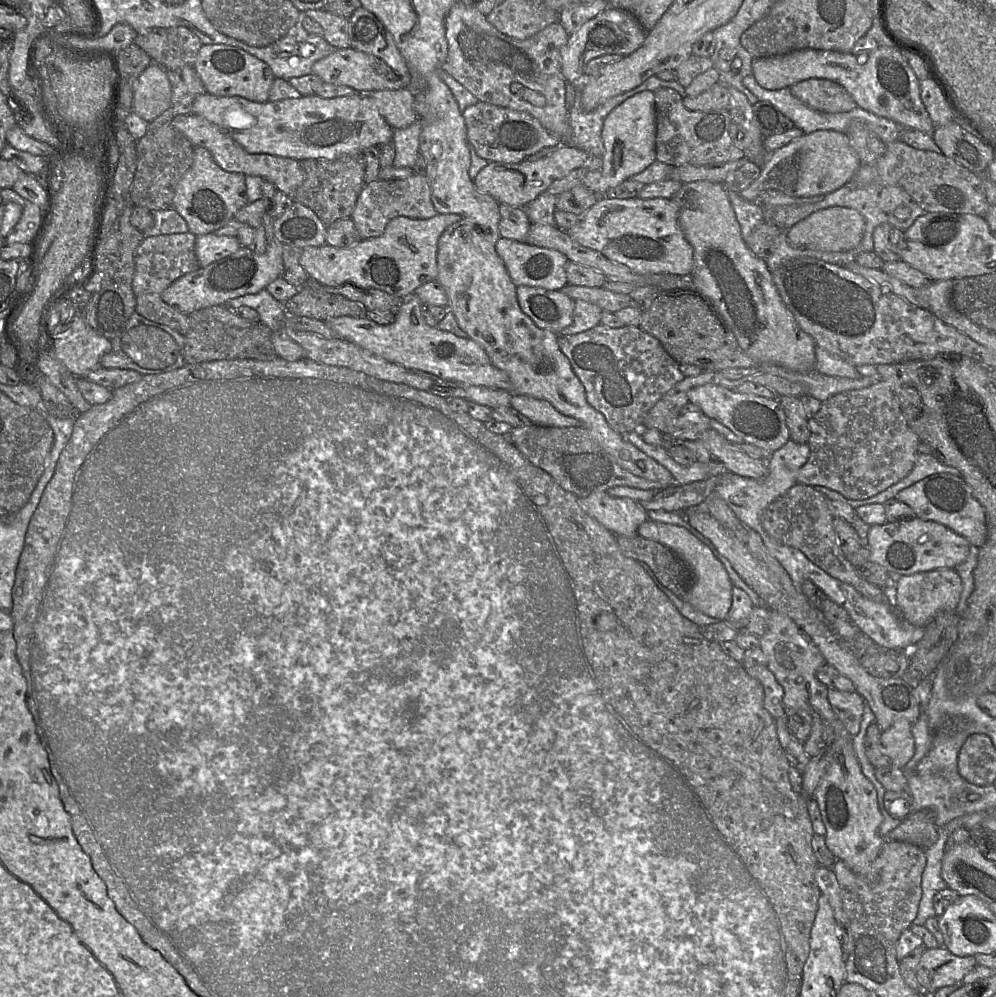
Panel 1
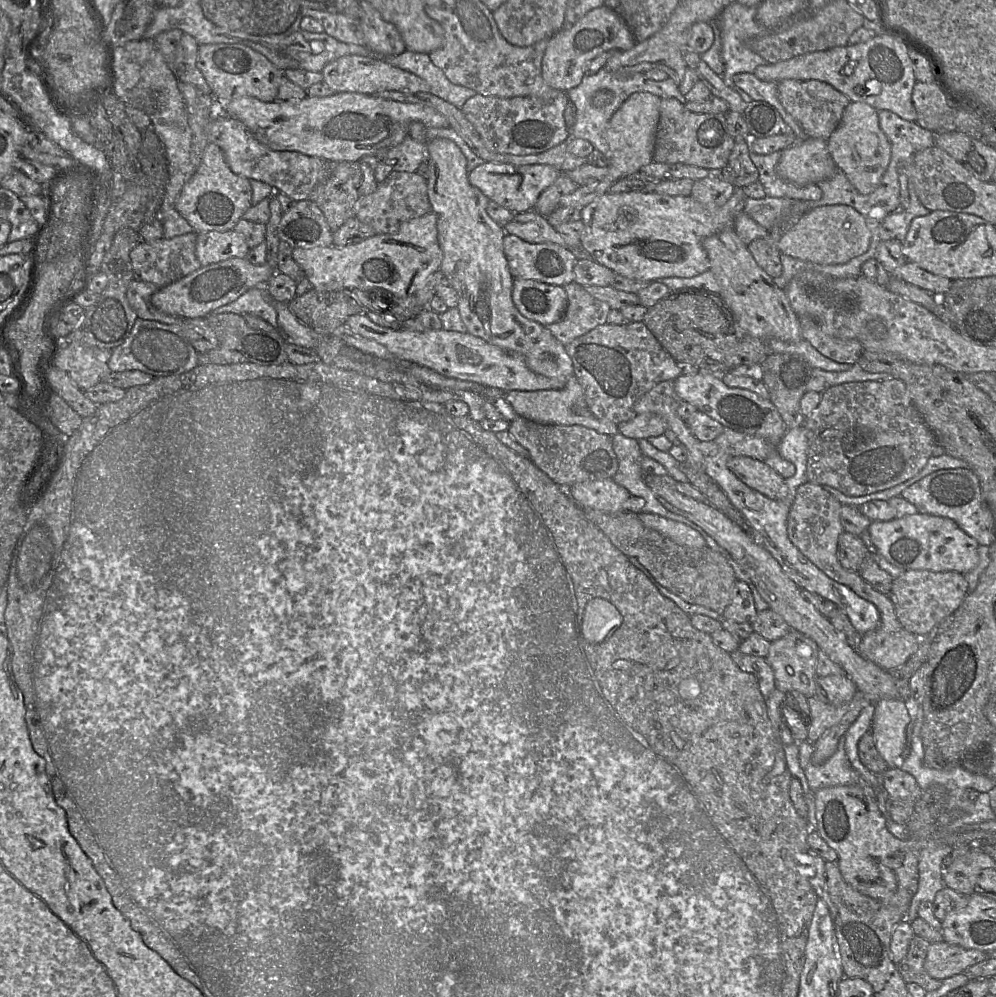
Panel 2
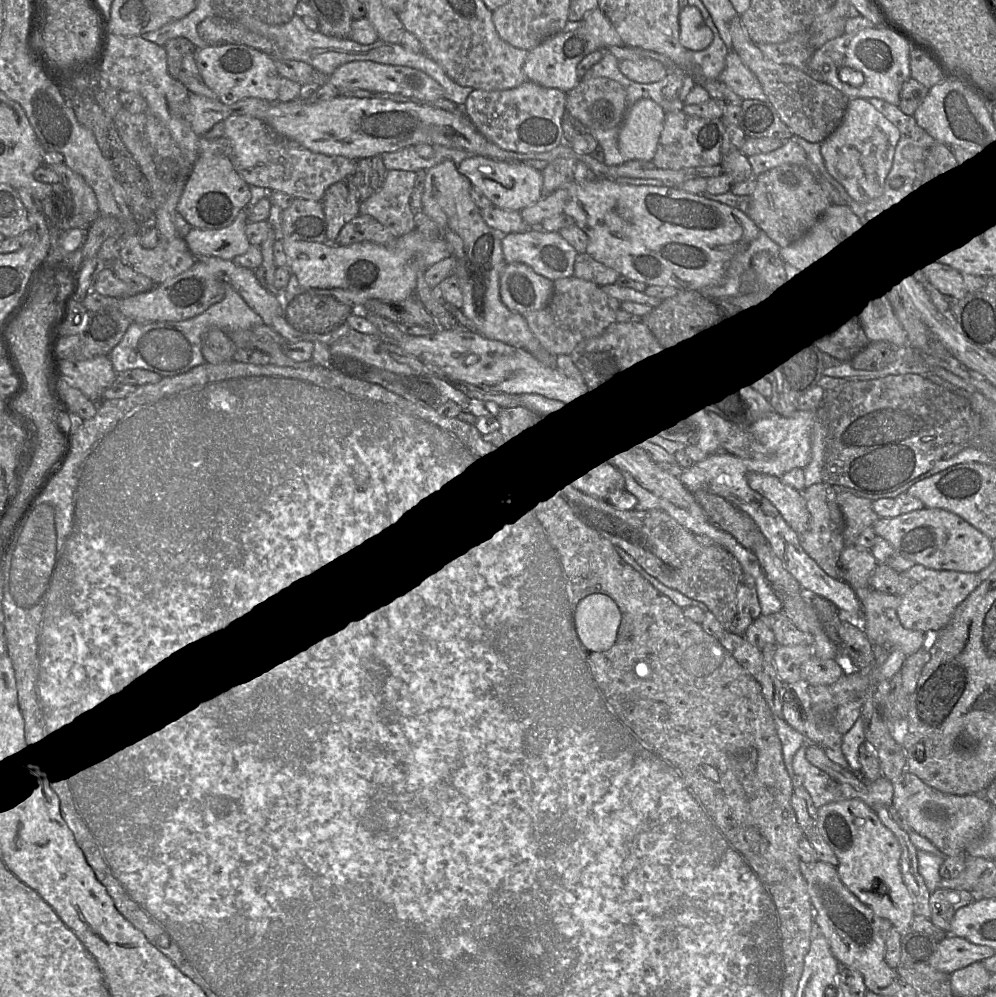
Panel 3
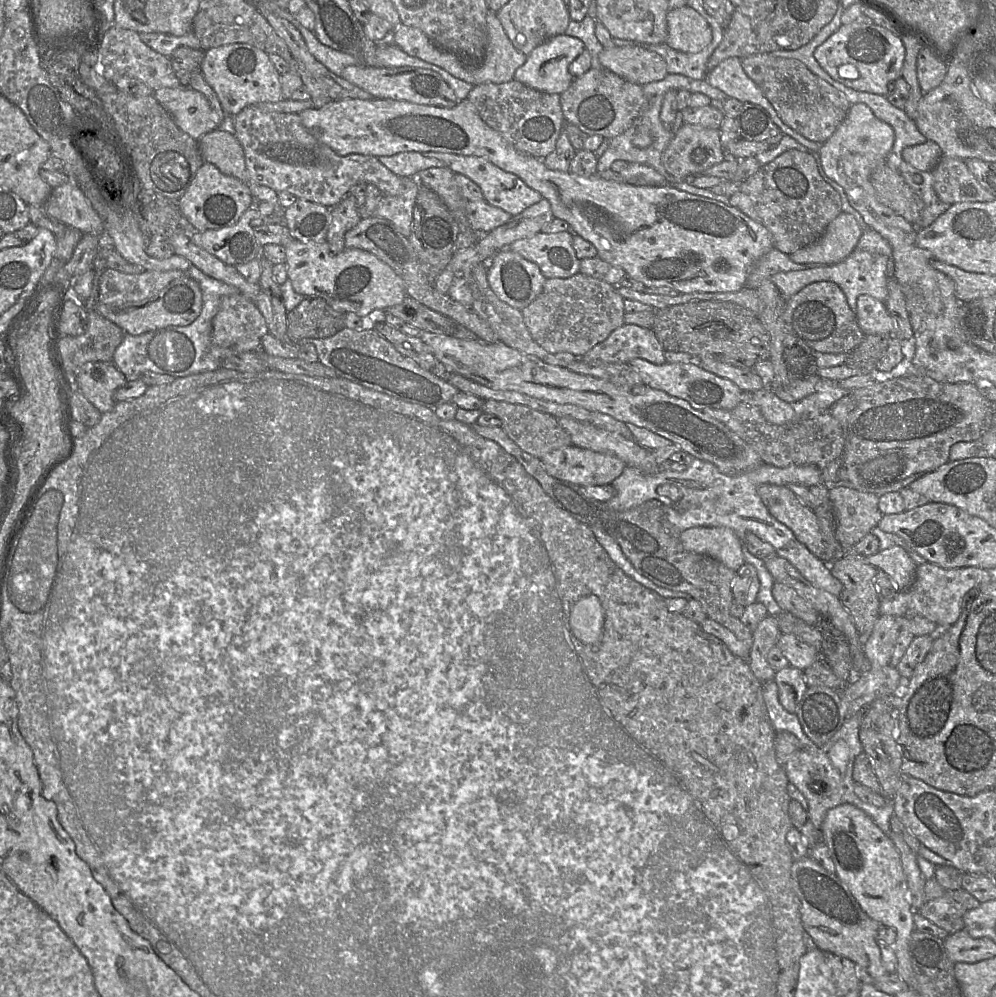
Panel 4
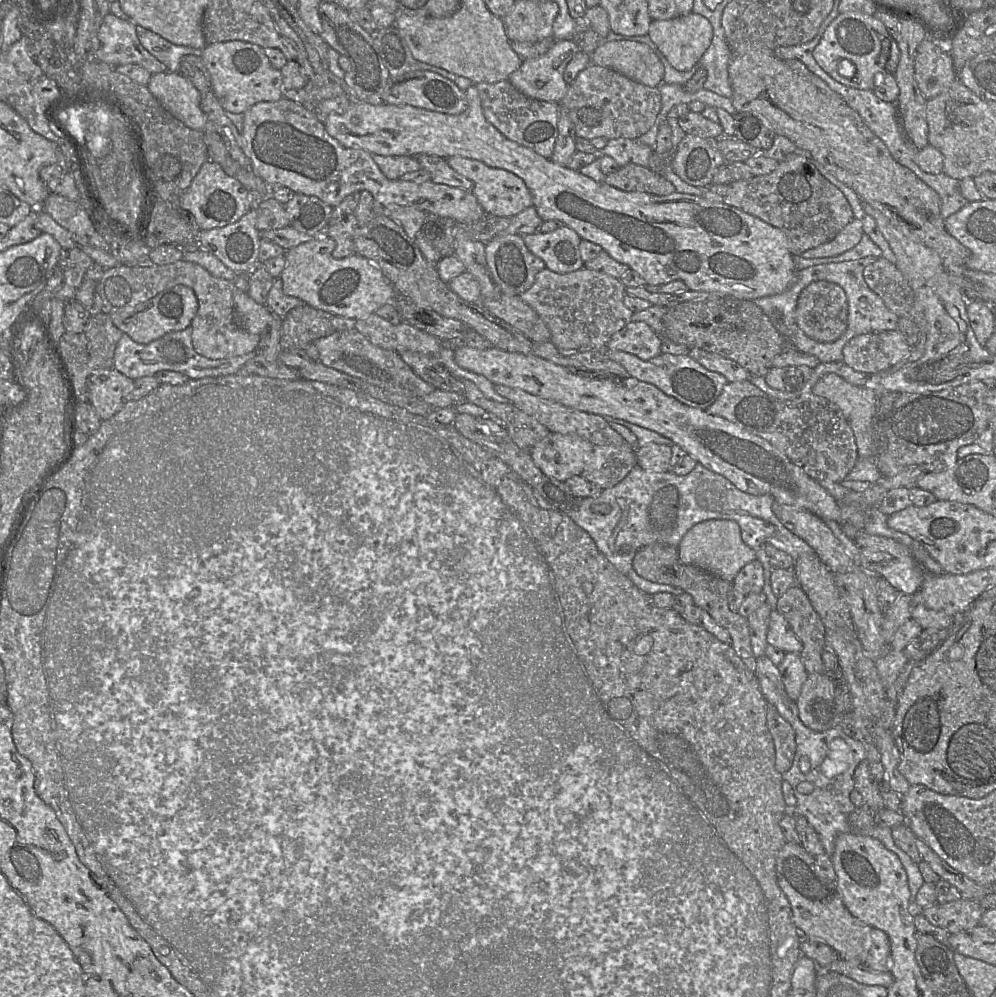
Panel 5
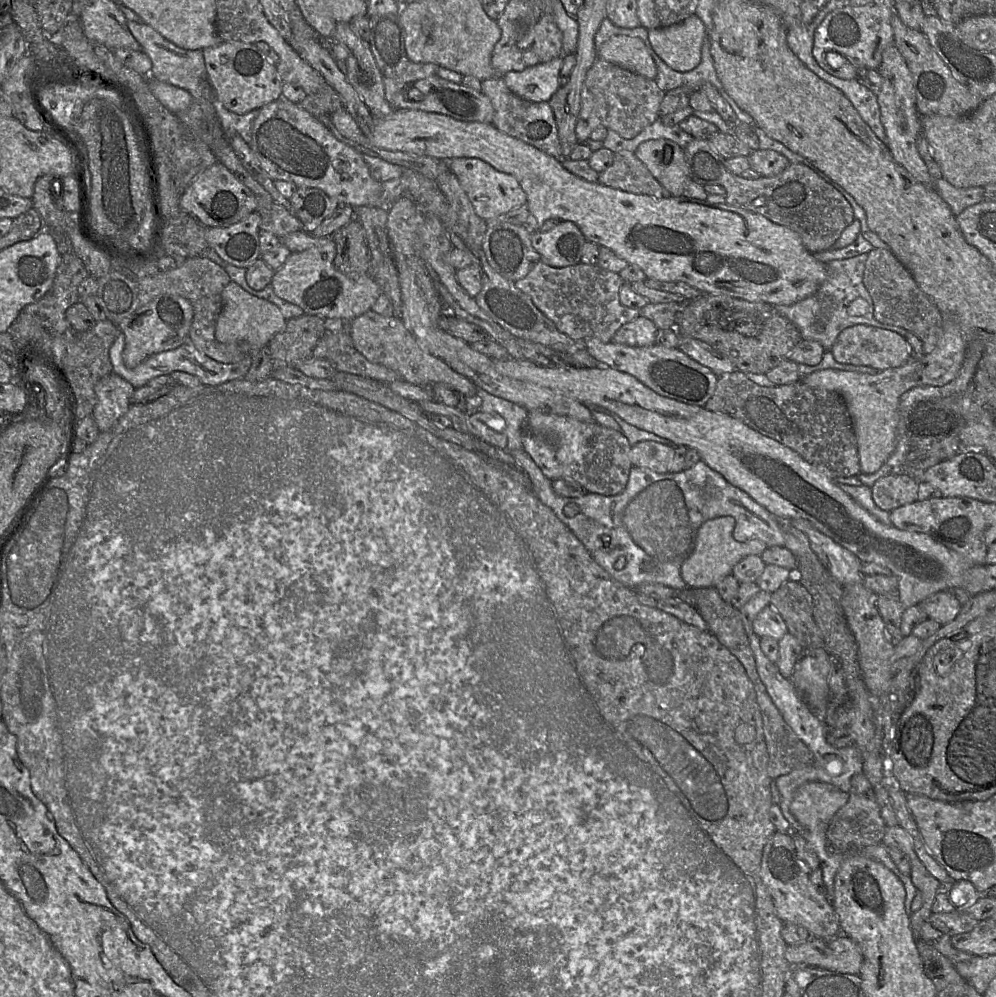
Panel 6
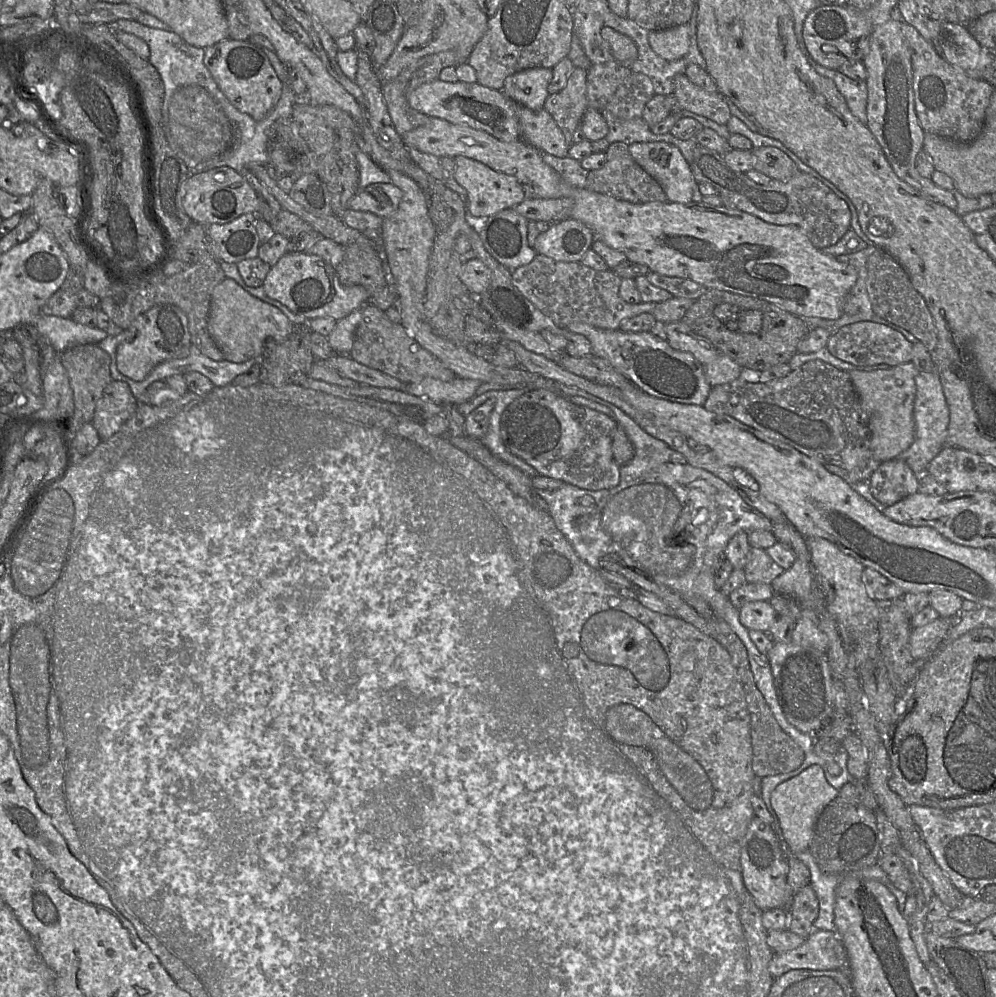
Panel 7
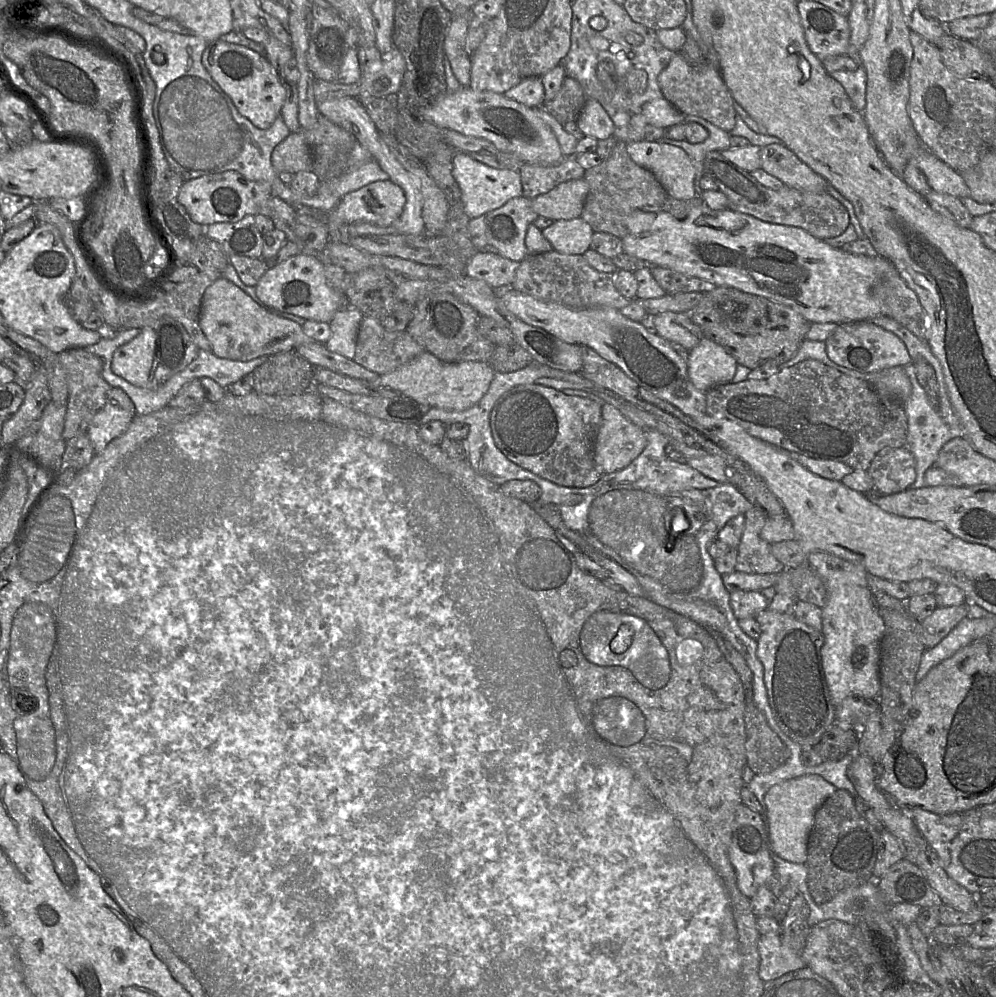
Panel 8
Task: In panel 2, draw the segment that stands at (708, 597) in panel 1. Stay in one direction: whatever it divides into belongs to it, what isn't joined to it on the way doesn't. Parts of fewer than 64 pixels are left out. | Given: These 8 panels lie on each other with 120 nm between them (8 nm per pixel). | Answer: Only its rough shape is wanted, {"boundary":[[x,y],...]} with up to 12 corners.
{"boundary":[[654,513],[638,516],[646,527],[678,544],[704,548],[699,531]]}

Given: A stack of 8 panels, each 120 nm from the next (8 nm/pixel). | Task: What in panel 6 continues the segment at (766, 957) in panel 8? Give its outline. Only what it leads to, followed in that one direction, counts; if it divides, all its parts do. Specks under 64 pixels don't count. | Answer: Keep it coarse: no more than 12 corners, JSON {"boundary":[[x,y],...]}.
{"boundary":[[840,934],[827,941],[819,968],[859,974],[863,955]]}

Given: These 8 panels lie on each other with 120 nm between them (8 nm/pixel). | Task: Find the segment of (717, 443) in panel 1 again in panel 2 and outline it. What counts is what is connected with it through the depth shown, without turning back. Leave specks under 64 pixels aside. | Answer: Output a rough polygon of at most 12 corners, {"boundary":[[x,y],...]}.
{"boundary":[[736,456],[727,466],[772,500],[788,494],[784,478],[764,461]]}

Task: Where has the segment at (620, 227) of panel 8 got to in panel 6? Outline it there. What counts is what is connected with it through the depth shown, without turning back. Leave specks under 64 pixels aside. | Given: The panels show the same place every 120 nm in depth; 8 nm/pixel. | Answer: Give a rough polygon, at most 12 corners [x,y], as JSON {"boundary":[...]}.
{"boundary":[[614,153],[598,183],[656,198],[671,196],[635,154]]}

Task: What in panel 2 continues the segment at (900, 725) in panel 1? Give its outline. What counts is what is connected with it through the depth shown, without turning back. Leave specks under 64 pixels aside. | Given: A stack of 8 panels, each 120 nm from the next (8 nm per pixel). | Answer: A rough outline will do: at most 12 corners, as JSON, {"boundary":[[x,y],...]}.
{"boundary":[[912,698],[874,704],[871,732],[888,768],[903,763]]}

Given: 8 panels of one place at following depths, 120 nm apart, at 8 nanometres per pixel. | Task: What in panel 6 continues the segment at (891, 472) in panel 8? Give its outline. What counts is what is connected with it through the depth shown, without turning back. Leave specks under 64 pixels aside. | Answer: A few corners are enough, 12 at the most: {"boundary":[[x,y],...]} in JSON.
{"boundary":[[905,473],[871,487],[878,507],[890,512],[917,500],[918,481]]}

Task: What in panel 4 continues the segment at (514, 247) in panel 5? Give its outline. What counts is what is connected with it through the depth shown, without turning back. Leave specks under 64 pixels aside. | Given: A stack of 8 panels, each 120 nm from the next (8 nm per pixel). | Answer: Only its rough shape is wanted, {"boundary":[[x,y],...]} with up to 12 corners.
{"boundary":[[508,248],[485,265],[496,296],[519,310],[547,279]]}

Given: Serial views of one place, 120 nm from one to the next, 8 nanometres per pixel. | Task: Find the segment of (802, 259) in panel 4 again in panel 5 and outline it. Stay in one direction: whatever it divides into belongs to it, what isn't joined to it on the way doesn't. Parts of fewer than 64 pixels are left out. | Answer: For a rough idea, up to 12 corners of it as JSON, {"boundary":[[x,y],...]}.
{"boundary":[[854,217],[831,241],[800,255],[838,256],[853,248],[863,233]]}

